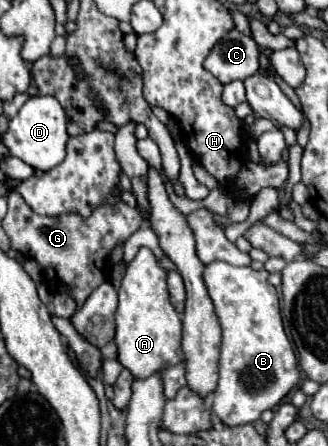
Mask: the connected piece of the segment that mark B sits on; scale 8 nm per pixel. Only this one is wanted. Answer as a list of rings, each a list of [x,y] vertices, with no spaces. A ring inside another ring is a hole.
[[[213,261],[205,265],[203,271],[203,281],[223,331],[213,413],[225,425],[257,421],[265,409],[277,407],[301,379],[294,347],[283,329],[277,289],[267,279],[269,273],[265,269],[255,271],[251,267],[235,267],[225,261]]]

